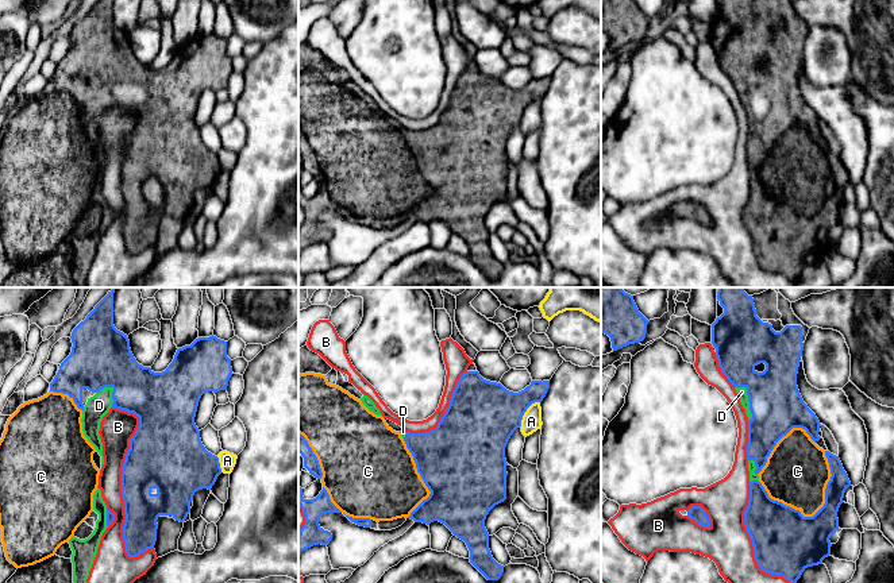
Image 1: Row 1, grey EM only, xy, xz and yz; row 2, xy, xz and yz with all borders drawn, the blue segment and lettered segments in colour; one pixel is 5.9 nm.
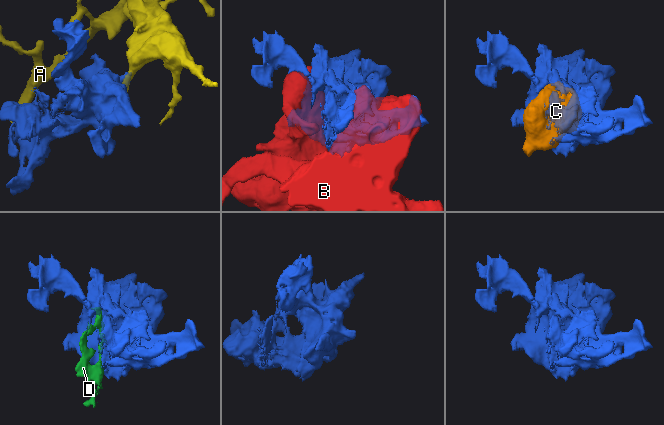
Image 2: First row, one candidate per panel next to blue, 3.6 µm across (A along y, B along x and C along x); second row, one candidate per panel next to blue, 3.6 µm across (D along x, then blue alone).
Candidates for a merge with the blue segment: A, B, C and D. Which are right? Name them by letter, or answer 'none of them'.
C, D

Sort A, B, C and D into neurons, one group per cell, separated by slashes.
A / B / C D

